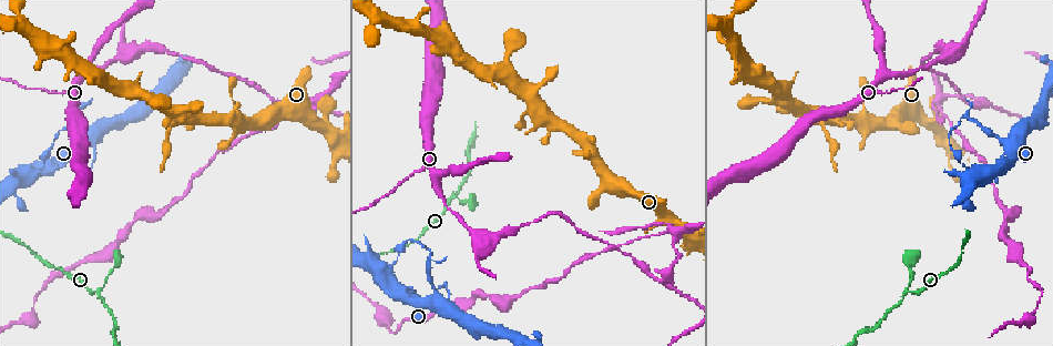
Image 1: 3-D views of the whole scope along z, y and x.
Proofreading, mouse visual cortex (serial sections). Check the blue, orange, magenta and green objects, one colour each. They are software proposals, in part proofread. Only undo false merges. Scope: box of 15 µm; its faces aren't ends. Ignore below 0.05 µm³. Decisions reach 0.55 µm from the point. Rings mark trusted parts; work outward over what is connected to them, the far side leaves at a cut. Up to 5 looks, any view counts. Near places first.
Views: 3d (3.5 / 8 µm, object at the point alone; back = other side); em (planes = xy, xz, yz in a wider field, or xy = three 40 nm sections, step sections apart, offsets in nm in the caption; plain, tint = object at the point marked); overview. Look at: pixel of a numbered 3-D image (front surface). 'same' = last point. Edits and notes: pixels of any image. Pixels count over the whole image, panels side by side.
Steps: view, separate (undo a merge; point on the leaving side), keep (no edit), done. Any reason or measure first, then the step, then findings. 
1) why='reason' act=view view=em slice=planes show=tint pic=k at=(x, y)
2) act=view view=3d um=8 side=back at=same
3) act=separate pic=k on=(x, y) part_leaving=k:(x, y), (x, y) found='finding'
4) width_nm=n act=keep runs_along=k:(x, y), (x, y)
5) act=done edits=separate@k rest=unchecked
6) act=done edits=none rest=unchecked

why='small branch off a trunk' act=view view=3d um=3.5 pic=1 at=(1007, 144)

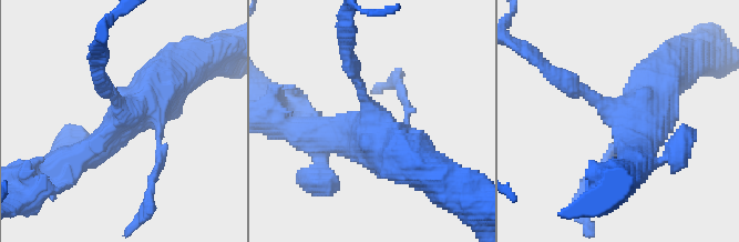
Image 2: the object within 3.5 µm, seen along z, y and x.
why='need the tissue' act=view view=em slice=xy step=1 show=tint pic=2 at=(620, 115)

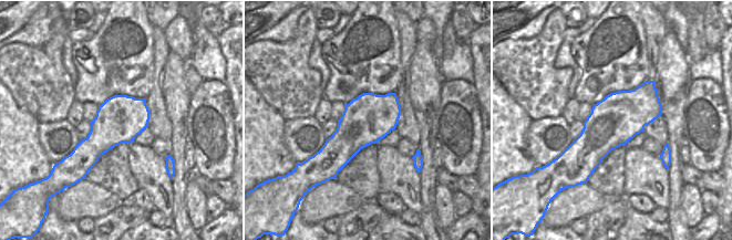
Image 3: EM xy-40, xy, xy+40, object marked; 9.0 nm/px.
act=keep runs_along=2:(71, 161), (95, 151), (181, 72) found='continuous, no second cell'

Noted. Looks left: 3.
why='thin neck' act=view view=3d um=3.5 pic=1 at=(428, 250)

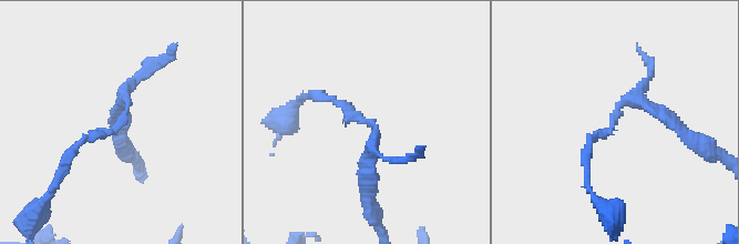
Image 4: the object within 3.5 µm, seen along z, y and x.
act=keep runs_along=4:(368, 183), (376, 125), (324, 98) found='continuous, no second cell'

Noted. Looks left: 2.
act=done edits=none rest=unchecked

